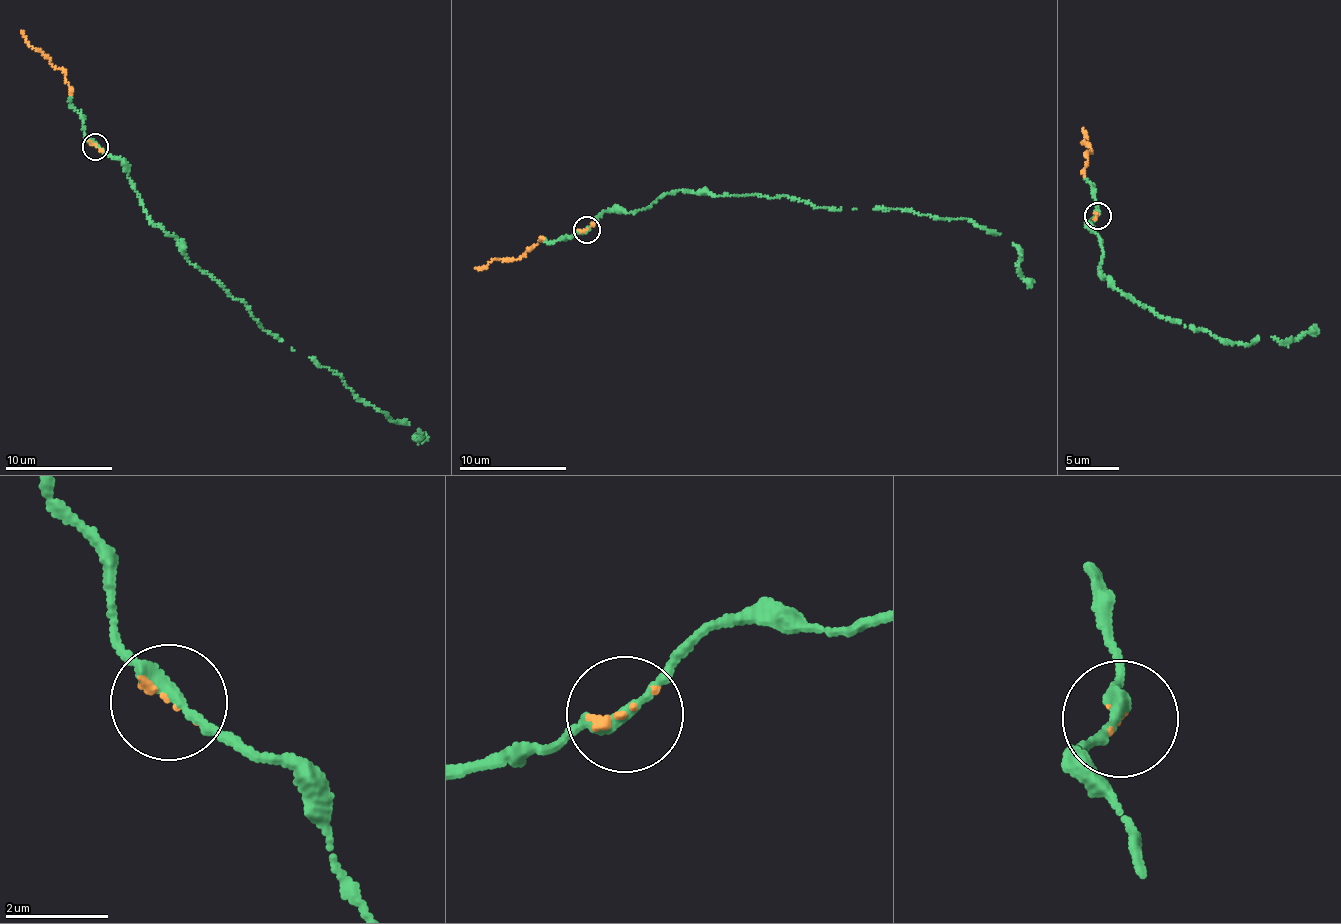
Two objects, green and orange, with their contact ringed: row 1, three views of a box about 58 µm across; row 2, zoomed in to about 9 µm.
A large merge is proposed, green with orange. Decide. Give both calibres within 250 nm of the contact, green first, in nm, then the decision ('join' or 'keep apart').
240/100 nm | join

